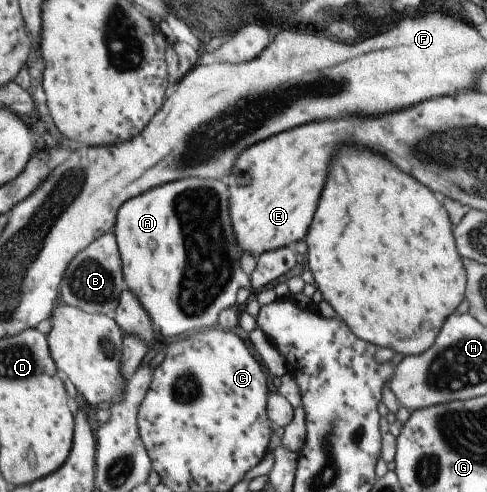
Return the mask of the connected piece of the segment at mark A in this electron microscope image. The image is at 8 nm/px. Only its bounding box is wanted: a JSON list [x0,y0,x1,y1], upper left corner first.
[113,177,253,339]

